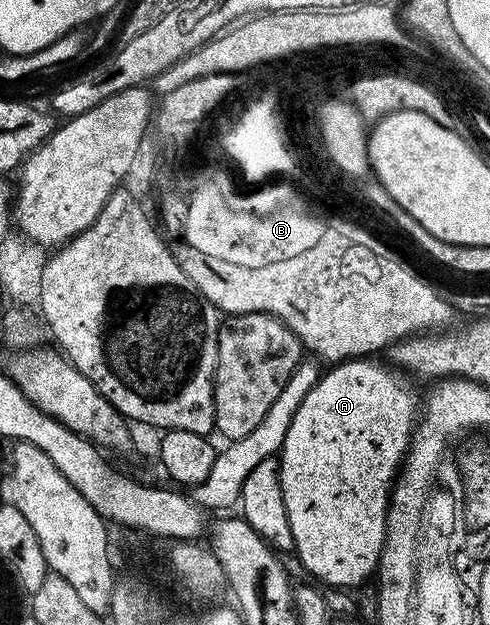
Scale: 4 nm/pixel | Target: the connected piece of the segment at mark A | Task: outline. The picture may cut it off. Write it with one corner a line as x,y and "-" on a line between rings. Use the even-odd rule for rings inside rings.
354,359
343,361
332,366
329,374
327,372
311,387
311,391
302,401
302,405
295,411
294,418
287,430
286,438
283,439
279,452
281,462
281,486
283,487
283,503
287,507
287,523
291,523
291,535
293,536
293,549
295,555
303,563
306,574
311,578
318,577
322,586
335,589
352,590
352,585
361,585
369,576
371,578
378,572
381,552
384,549
385,524
389,519
389,502
391,490
395,484
395,478
402,468
403,462
409,452
409,442
412,441
415,426
419,421
417,413
417,397
409,386
410,378
404,372
390,367
388,364
380,365
377,359

